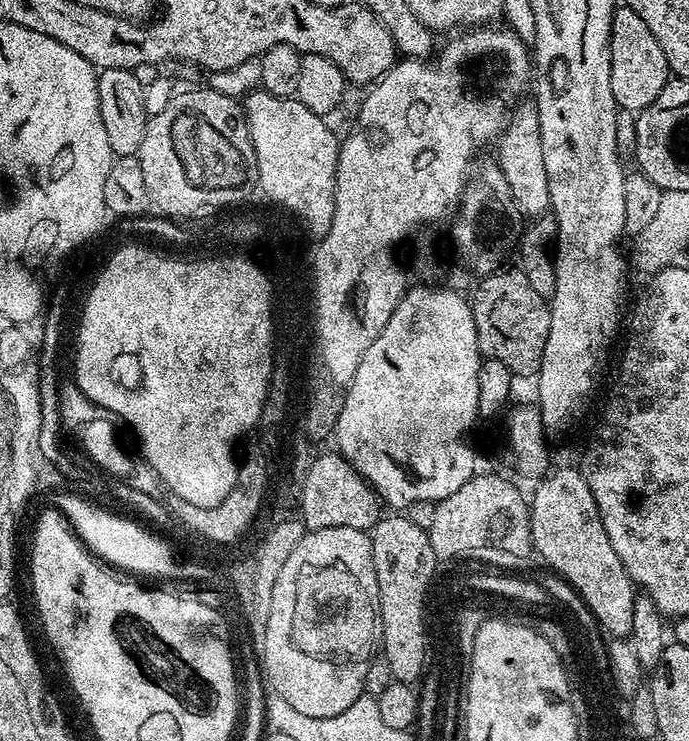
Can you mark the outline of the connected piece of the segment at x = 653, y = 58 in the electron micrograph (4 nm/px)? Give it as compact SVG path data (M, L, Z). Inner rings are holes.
M617 7L610 26L610 90L614 90L617 109L639 114L662 94L669 79L666 54L662 54L662 46L658 46L650 26L634 10Z

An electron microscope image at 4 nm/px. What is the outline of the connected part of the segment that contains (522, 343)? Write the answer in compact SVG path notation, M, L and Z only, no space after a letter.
M497 270L483 277L470 295L480 354L489 360L503 362L513 377L532 378L540 370L546 338L550 338L552 309L546 297L526 282L526 274L519 270L504 271Z

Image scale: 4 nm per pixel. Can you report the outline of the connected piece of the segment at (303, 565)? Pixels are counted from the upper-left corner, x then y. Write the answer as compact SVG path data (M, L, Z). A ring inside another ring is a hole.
M353 528L308 531L294 547L274 582L270 616L262 643L263 675L271 691L276 691L284 704L312 719L334 718L365 695L364 679L374 658L372 651L378 648L379 631L378 574L374 574L371 535Z

